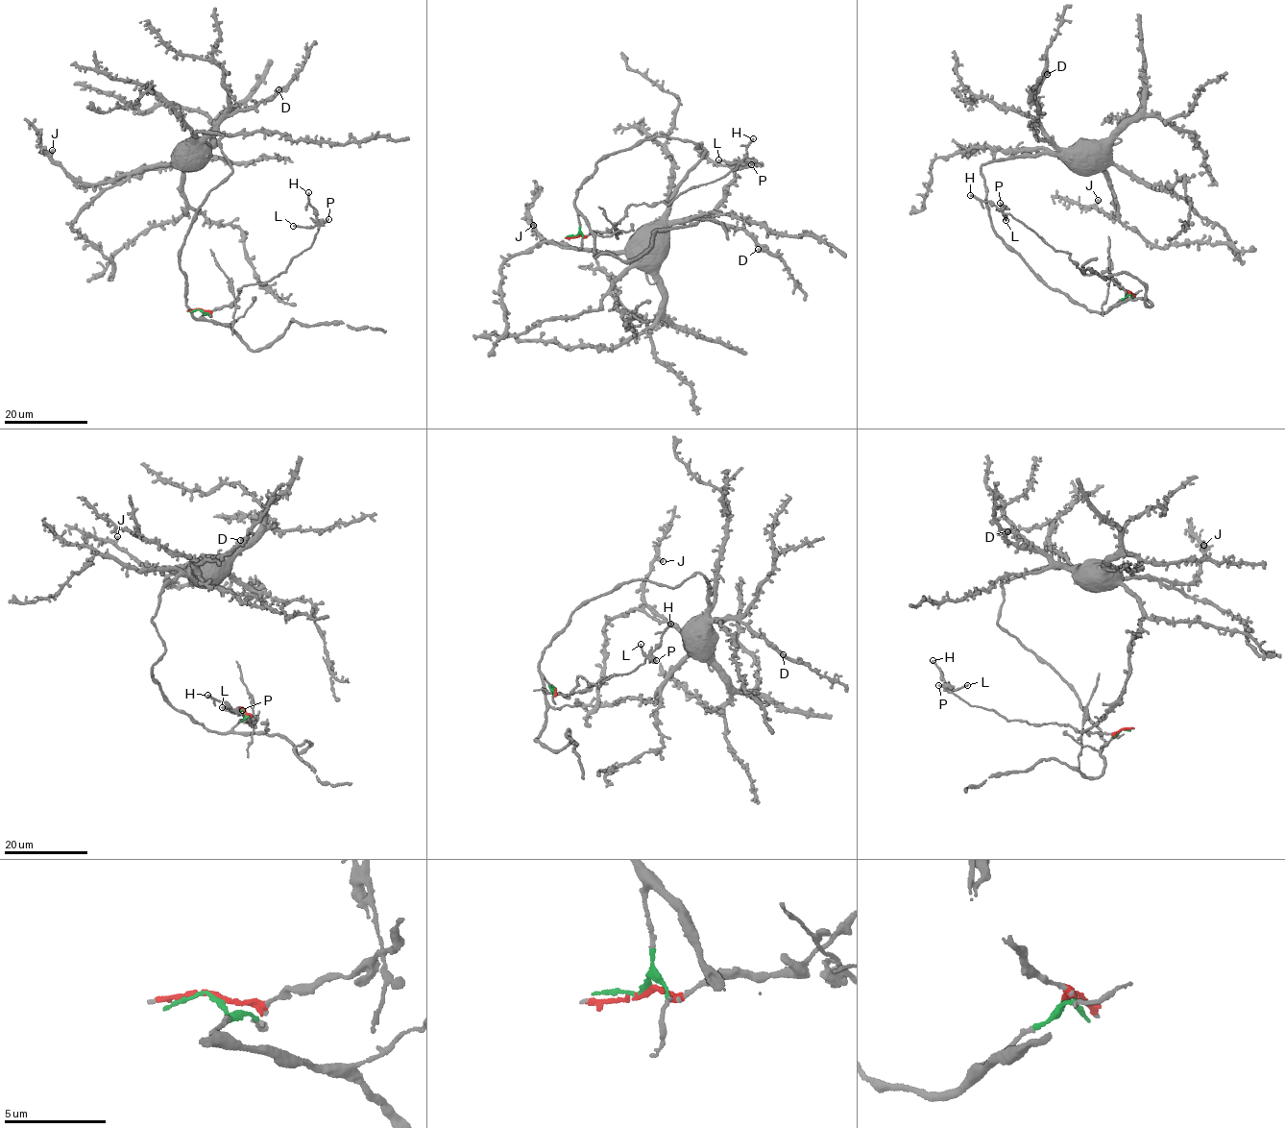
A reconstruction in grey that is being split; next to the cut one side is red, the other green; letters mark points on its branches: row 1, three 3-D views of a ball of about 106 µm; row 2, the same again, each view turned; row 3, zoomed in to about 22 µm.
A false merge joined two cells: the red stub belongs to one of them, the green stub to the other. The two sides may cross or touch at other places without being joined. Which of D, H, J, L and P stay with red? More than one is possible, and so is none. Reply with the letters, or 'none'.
H, L, P

